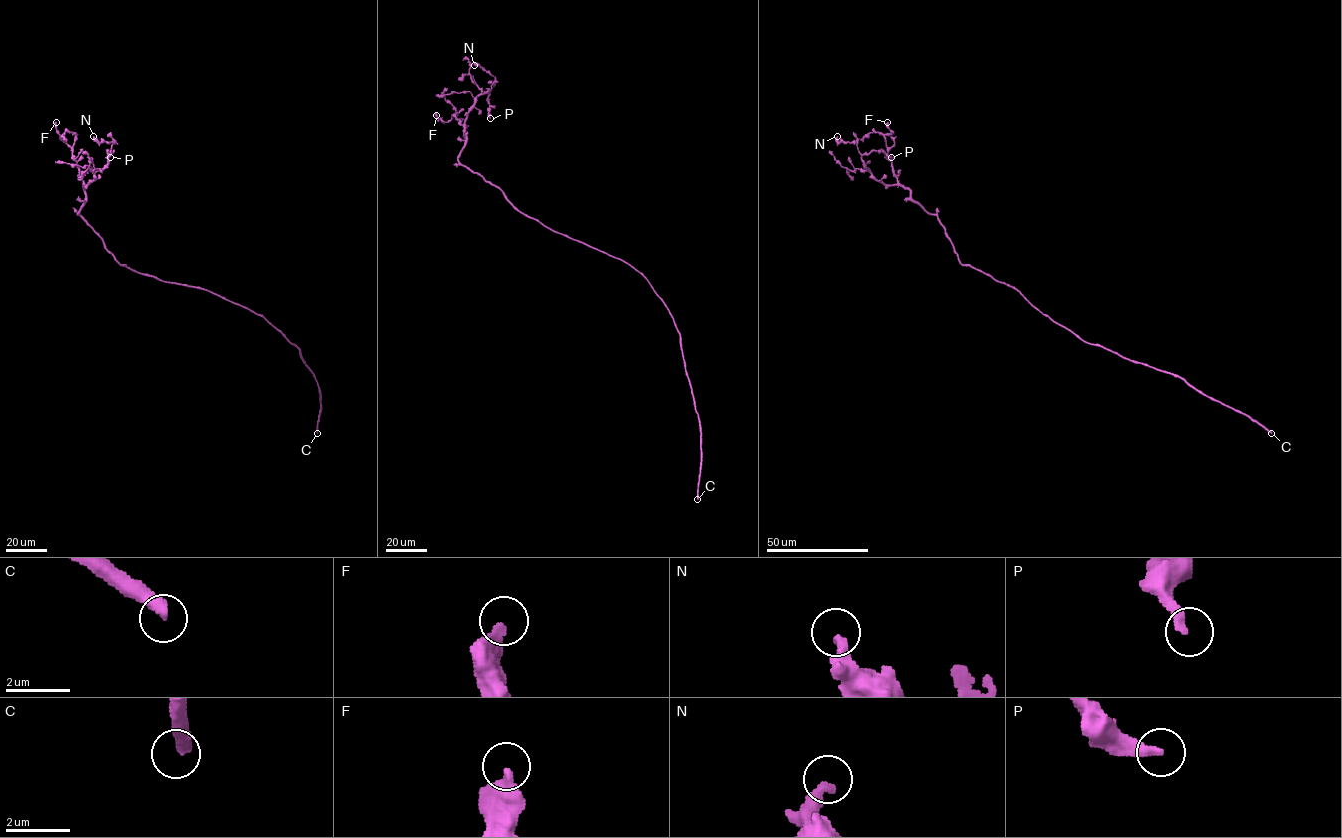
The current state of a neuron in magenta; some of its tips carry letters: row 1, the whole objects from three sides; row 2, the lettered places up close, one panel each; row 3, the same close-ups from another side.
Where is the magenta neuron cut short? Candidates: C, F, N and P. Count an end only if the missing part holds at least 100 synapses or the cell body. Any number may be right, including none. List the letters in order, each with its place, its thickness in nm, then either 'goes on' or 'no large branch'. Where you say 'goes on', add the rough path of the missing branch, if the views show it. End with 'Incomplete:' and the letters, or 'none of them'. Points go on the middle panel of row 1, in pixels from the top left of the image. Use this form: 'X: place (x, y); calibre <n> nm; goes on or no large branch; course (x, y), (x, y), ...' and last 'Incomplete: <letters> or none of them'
C: place (697, 499); calibre 440 nm; goes on
F: place (436, 115); calibre 400 nm; no large branch
N: place (474, 65); calibre 360 nm; no large branch
P: place (490, 118); calibre 320 nm; no large branch
Incomplete: C

